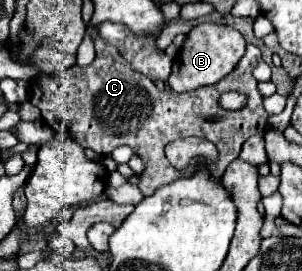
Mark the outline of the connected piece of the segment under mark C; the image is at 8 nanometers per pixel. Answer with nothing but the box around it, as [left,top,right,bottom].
[33,32,269,196]

